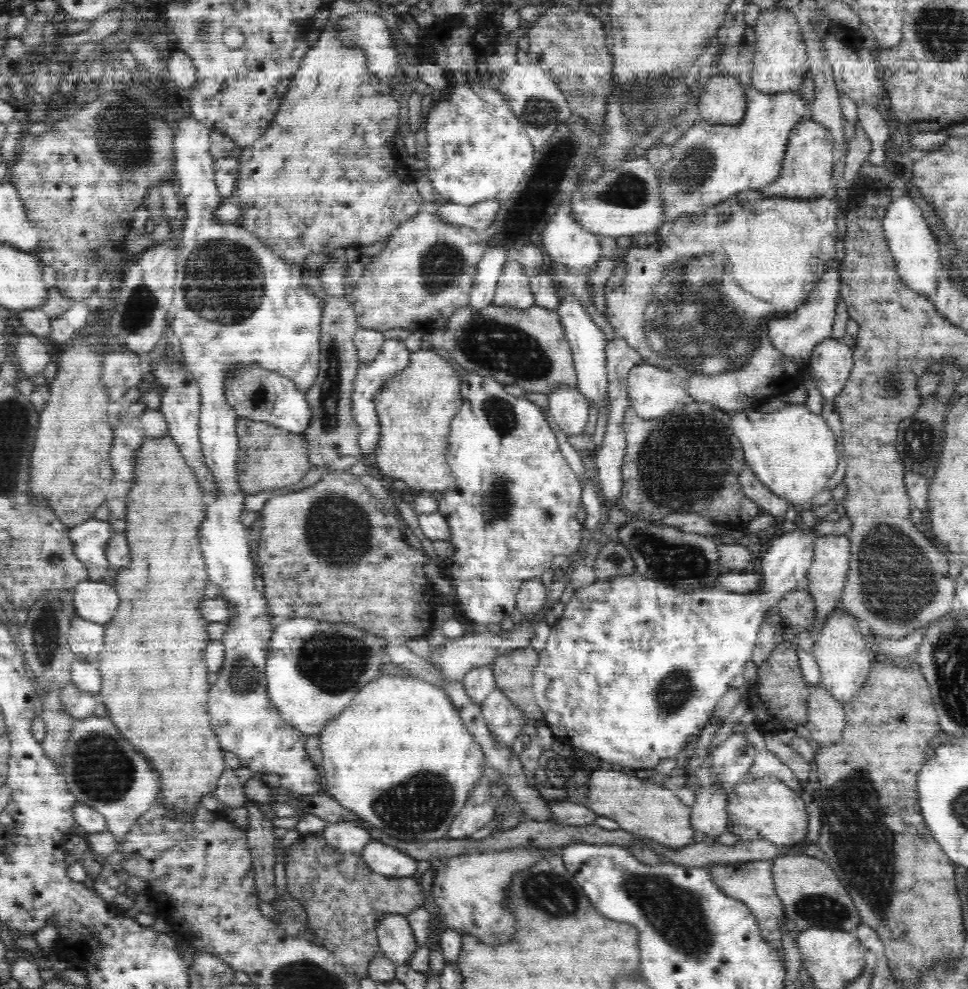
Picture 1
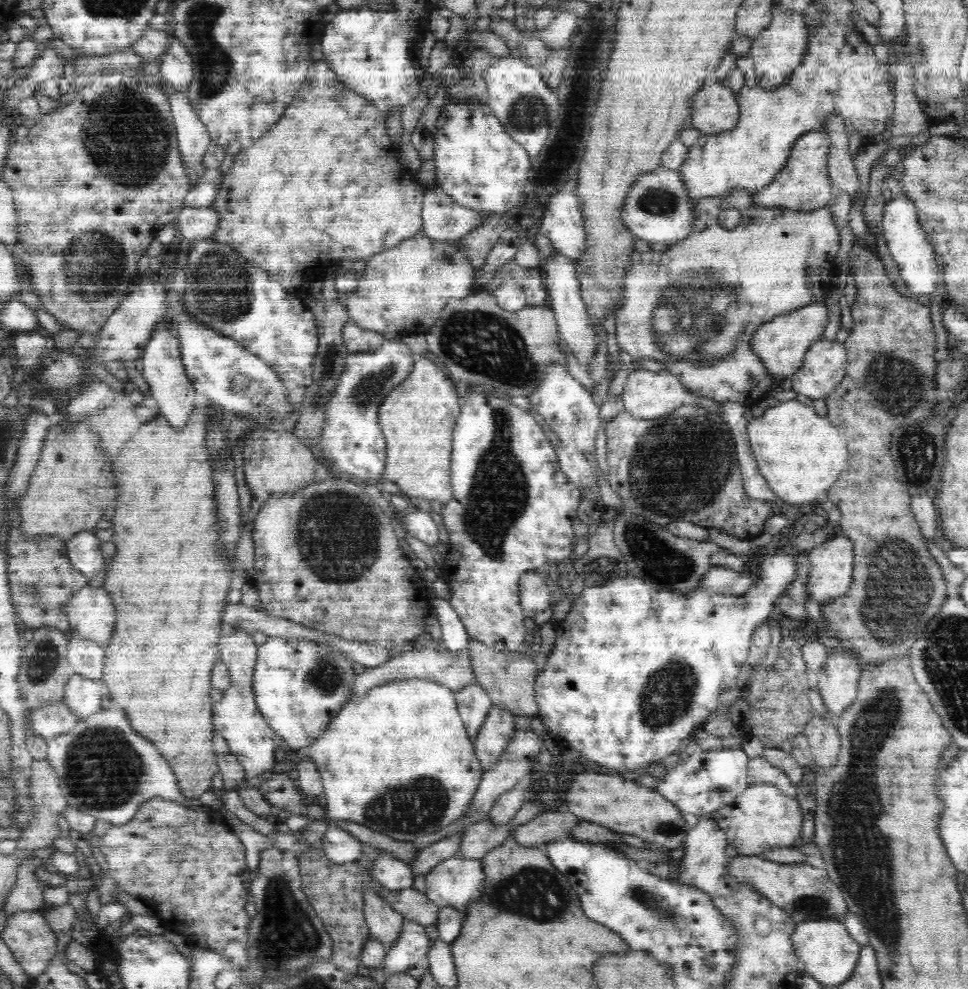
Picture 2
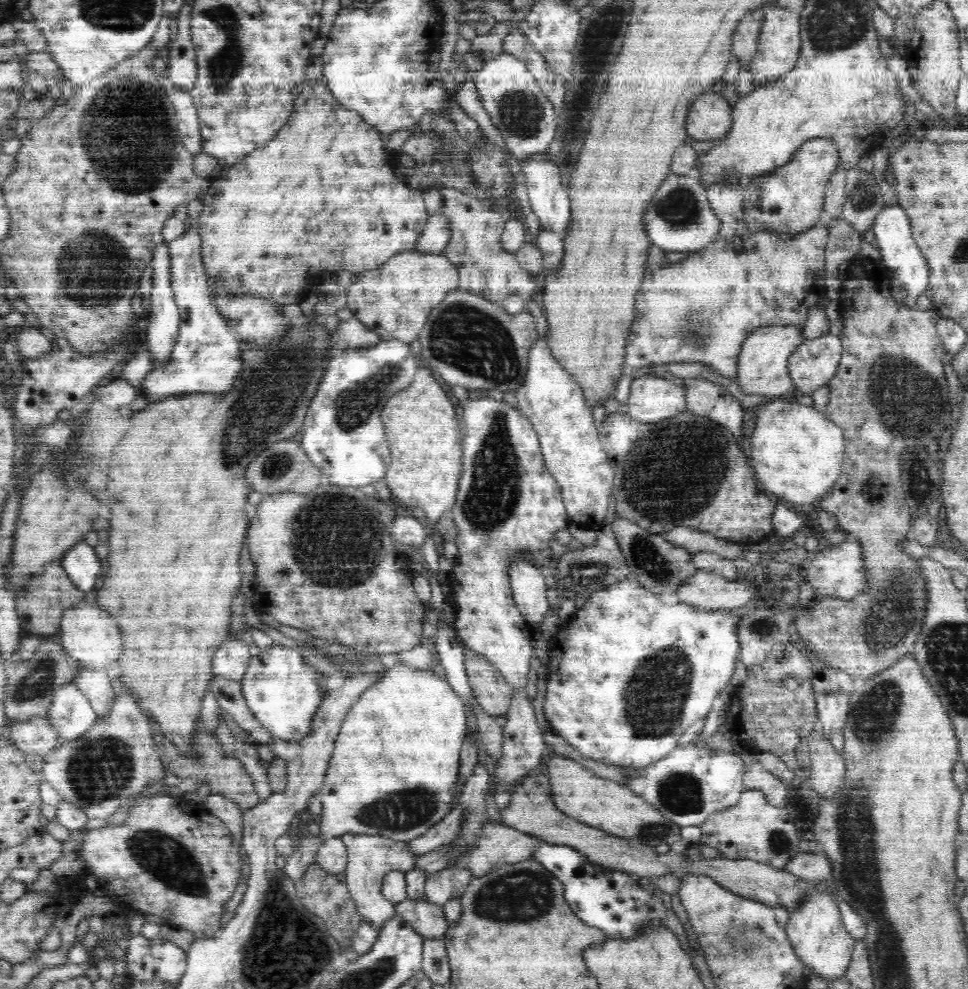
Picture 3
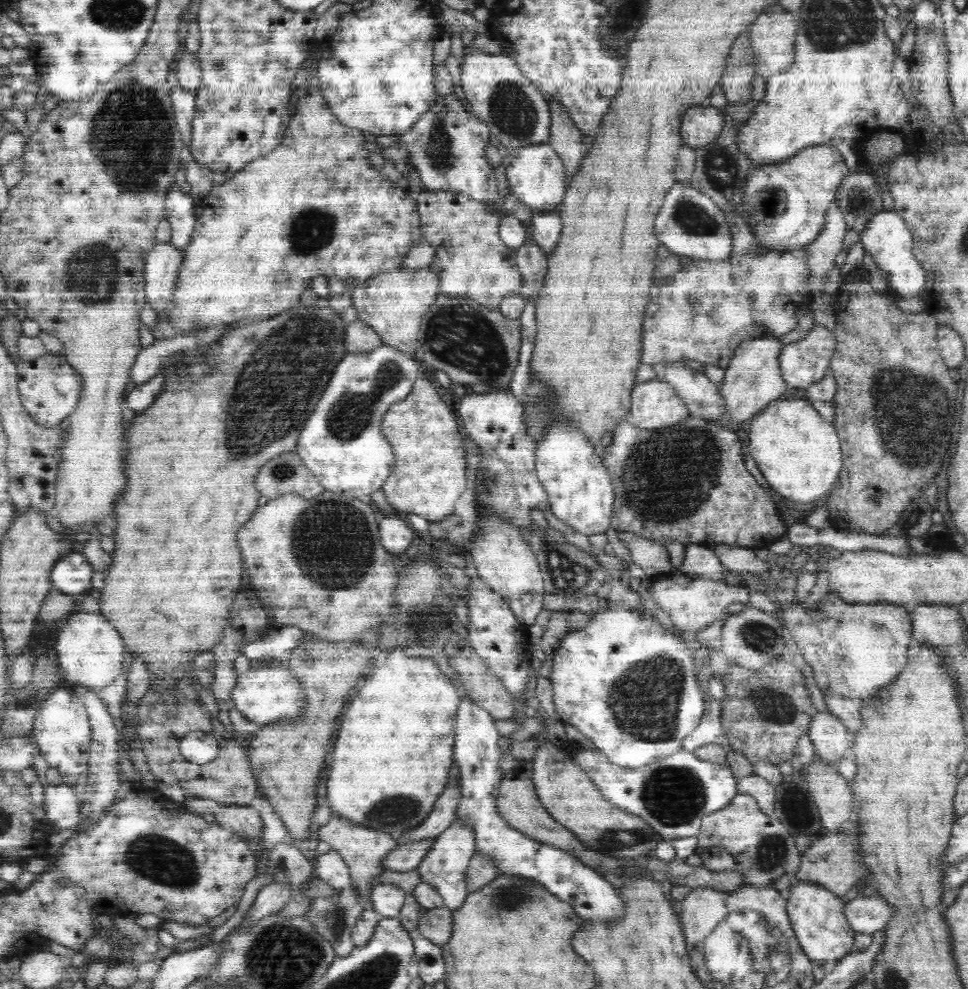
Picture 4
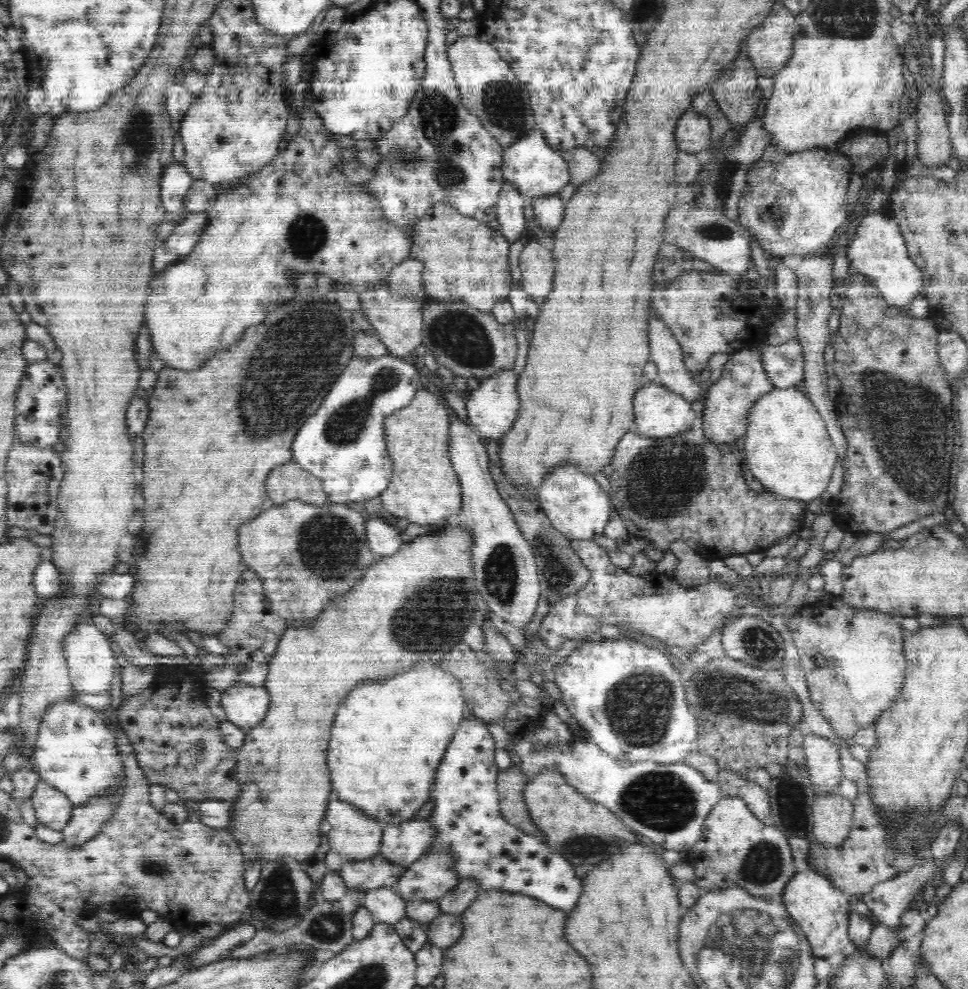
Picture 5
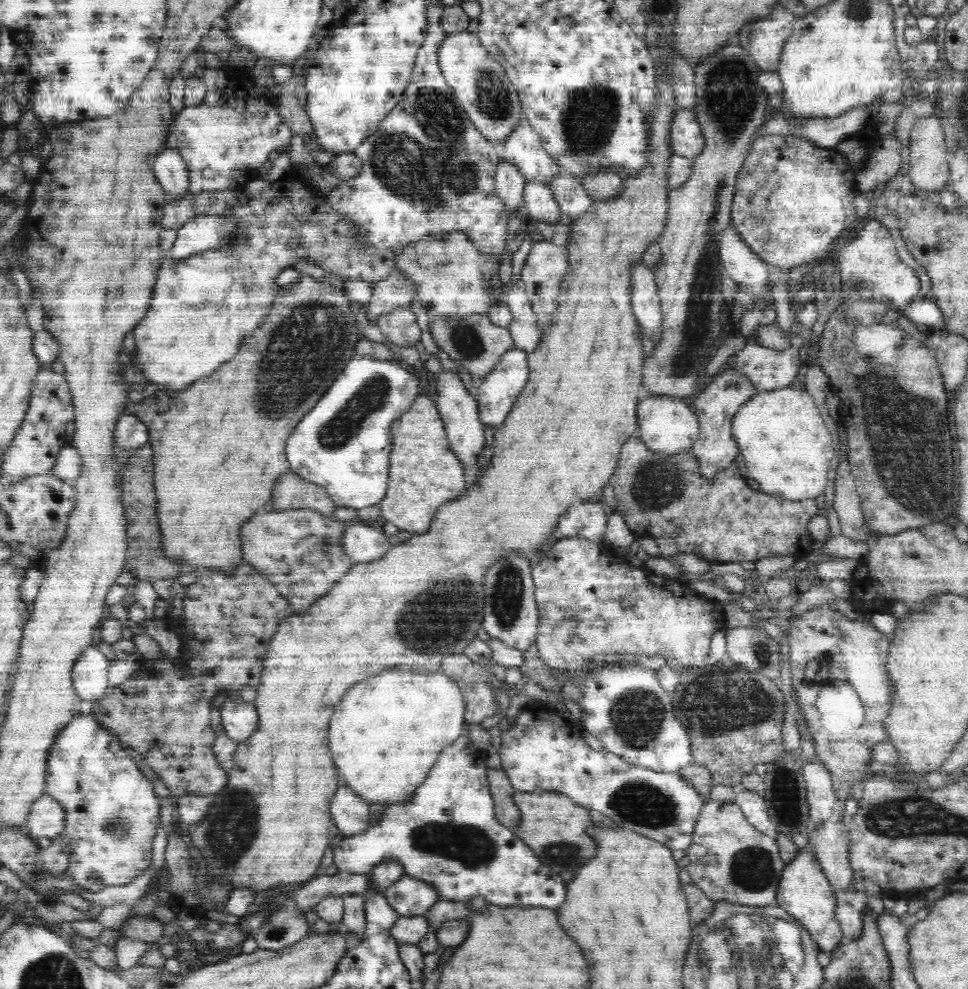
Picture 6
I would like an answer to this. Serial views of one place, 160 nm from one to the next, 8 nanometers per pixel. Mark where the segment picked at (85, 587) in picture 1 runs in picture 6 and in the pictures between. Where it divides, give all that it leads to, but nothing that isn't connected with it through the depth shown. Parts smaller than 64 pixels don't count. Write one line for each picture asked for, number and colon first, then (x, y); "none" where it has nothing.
2: (91, 615)
3: (89, 636)
4: (90, 654)
5: (90, 660)
6: (90, 671)

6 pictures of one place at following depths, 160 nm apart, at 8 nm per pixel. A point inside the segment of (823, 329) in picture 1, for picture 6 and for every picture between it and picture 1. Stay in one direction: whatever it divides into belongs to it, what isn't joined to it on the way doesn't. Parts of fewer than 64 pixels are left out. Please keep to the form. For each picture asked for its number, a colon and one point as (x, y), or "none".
2: (782, 343)
3: (763, 361)
4: (753, 379)
5: (743, 383)
6: (716, 449)

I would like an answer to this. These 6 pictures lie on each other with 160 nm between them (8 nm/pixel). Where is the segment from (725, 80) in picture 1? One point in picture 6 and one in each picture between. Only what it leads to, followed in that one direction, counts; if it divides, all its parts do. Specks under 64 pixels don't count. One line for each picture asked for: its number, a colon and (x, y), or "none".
2: (715, 109)
3: (710, 116)
4: (703, 123)
5: (694, 131)
6: (686, 139)

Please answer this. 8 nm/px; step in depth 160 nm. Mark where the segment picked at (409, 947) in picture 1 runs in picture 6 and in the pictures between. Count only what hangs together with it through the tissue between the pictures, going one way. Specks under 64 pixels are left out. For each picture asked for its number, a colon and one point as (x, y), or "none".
2: (385, 924)
3: (369, 858)
4: (364, 850)
5: (354, 836)
6: (350, 813)

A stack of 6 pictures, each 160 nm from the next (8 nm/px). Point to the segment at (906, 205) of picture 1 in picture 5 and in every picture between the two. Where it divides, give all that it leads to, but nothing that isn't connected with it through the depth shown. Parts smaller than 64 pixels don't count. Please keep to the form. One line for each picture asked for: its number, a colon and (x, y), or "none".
2: (908, 243)
3: (899, 251)
4: (886, 238)
5: (878, 251)

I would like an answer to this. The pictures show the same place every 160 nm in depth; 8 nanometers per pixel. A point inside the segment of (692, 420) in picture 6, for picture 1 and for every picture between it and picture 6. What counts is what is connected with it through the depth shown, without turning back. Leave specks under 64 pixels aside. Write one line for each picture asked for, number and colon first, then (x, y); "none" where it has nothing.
1: (653, 392)
2: (647, 395)
3: (652, 398)
4: (654, 404)
5: (659, 412)

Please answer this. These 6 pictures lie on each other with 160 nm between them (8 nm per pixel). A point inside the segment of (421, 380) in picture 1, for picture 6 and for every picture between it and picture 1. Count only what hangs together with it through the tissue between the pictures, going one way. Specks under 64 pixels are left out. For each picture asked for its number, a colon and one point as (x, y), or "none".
2: (417, 418)
3: (423, 436)
4: (429, 475)
5: (424, 489)
6: (424, 474)

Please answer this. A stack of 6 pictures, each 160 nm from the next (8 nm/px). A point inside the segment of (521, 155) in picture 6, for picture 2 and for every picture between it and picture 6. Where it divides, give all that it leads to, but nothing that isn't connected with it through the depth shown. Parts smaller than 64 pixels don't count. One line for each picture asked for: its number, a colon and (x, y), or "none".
2: (561, 222)
3: (550, 201)
4: (535, 174)
5: (530, 164)

